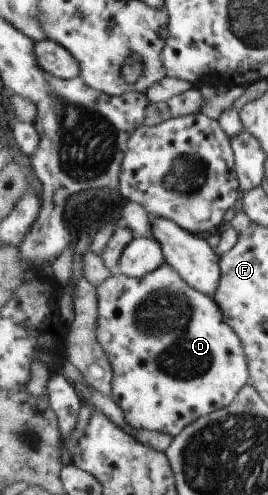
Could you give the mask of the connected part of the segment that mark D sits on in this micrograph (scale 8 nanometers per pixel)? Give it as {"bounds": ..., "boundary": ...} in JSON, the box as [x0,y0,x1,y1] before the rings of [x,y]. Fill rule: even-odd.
{"bounds":[98,261,252,437],"boundary":[[[168,261],[164,266],[156,269],[144,278],[132,278],[130,275],[116,272],[102,286],[98,287],[101,302],[101,317],[99,320],[99,335],[109,357],[114,365],[115,379],[112,396],[123,408],[126,421],[135,430],[151,430],[177,437],[188,425],[211,415],[213,412],[229,407],[236,401],[241,390],[252,381],[252,370],[249,358],[241,336],[233,329],[232,324],[225,319],[221,304],[212,295],[195,289]]]}

